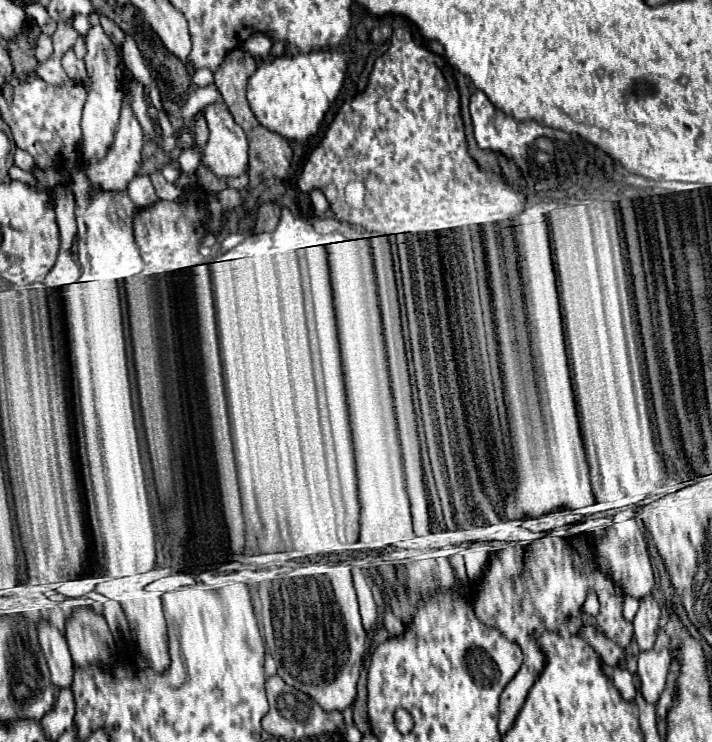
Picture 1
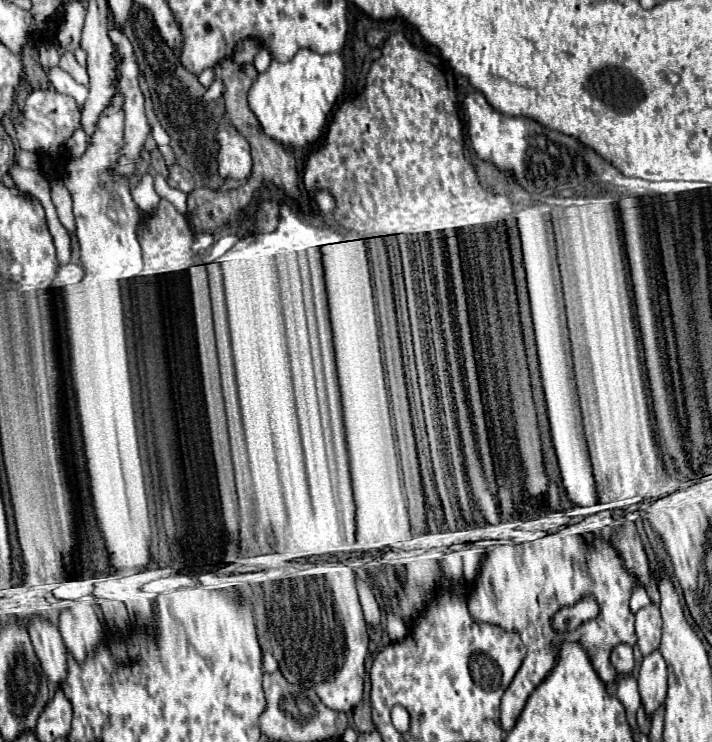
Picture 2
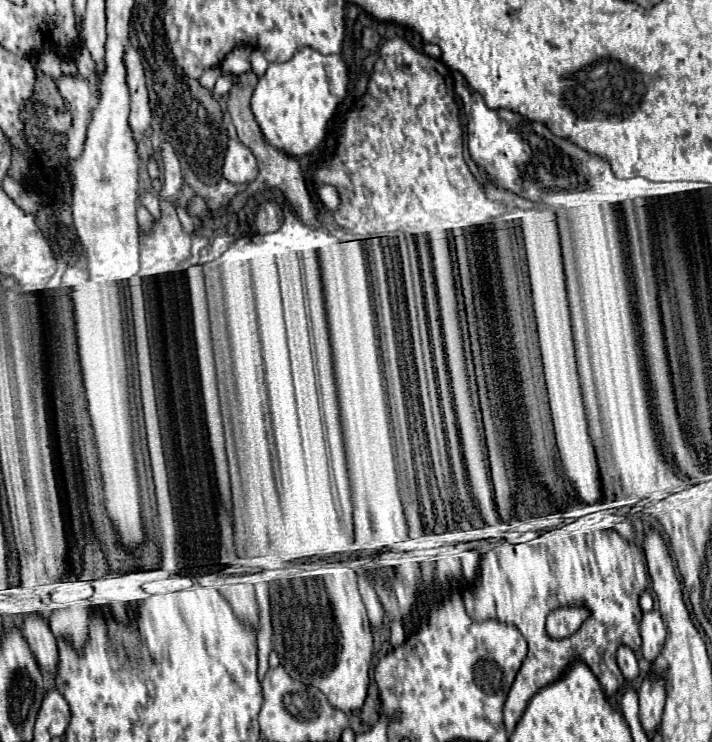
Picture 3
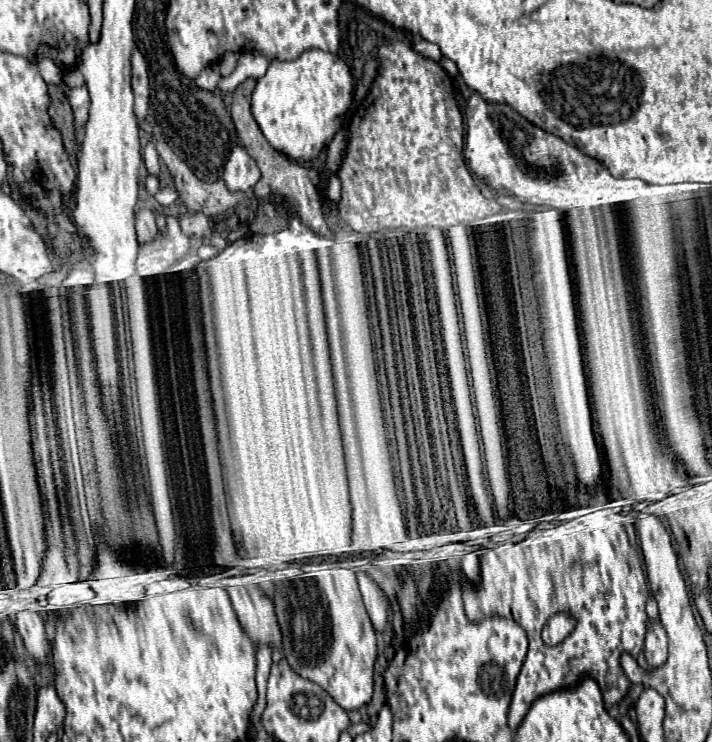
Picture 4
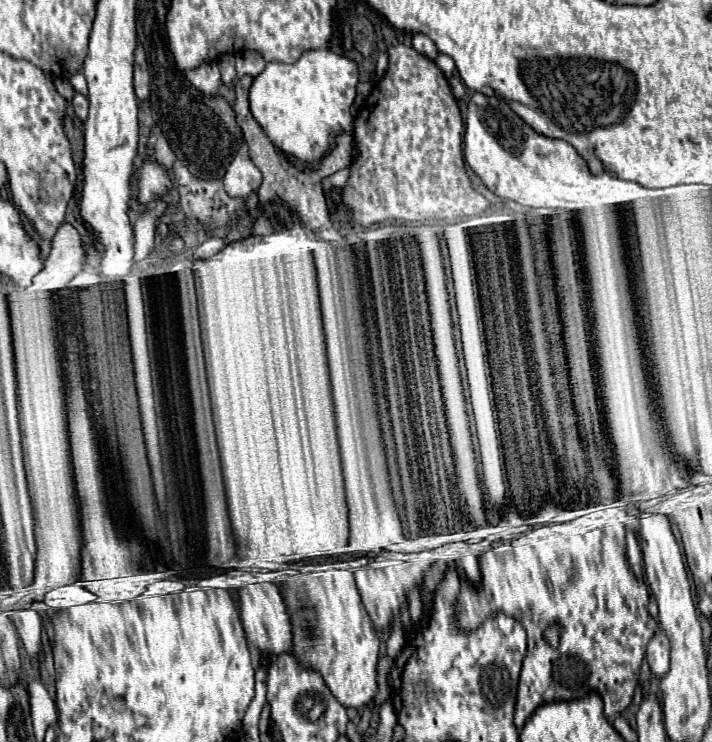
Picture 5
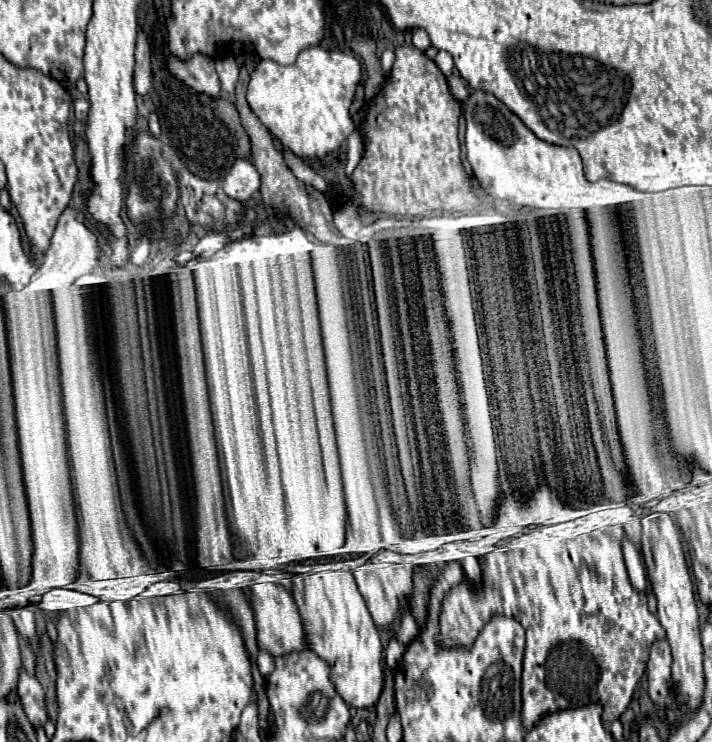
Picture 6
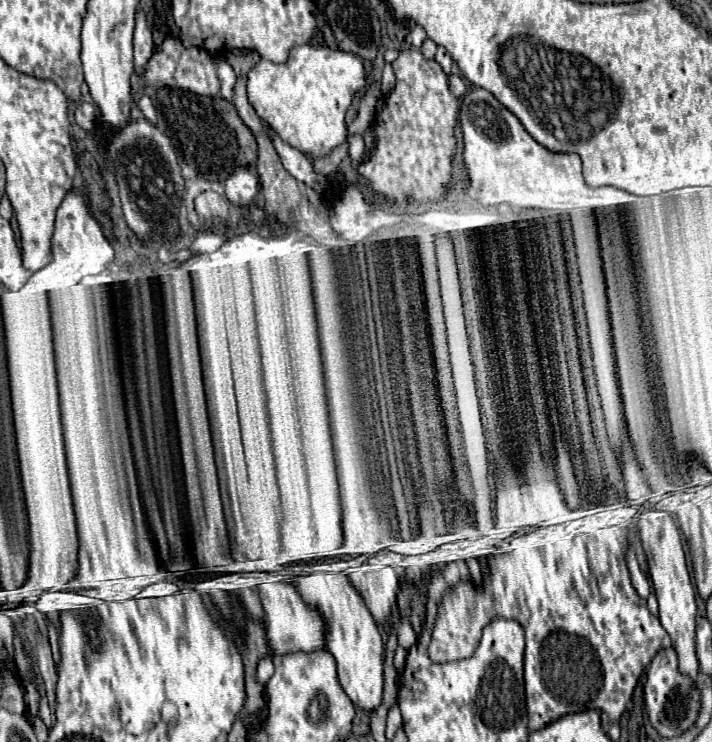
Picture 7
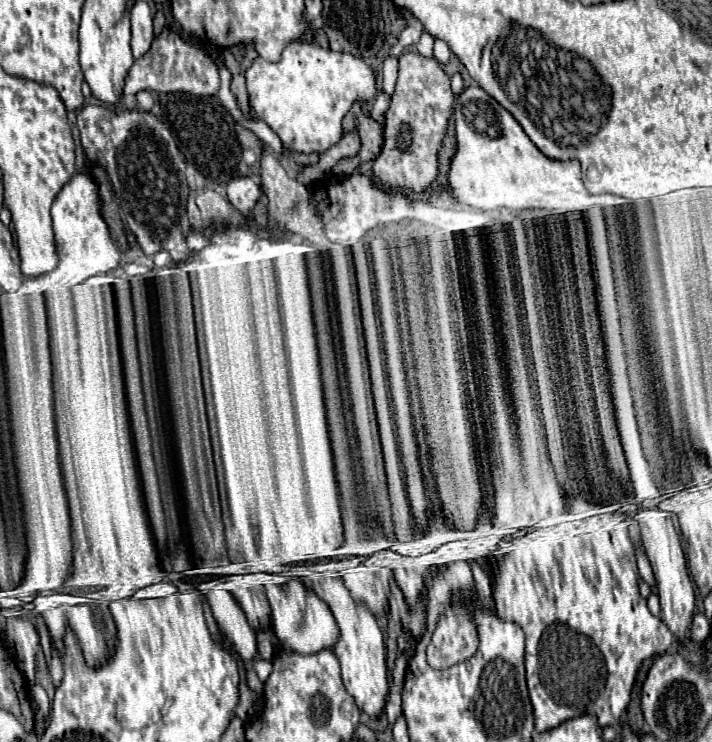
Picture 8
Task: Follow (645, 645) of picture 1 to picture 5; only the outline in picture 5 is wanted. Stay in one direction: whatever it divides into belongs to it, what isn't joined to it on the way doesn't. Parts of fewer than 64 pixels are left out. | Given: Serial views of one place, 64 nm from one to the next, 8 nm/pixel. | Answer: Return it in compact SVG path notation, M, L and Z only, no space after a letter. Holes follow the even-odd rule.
M662 630L656 632L648 642L646 660L656 676L664 676L668 672L668 638Z

